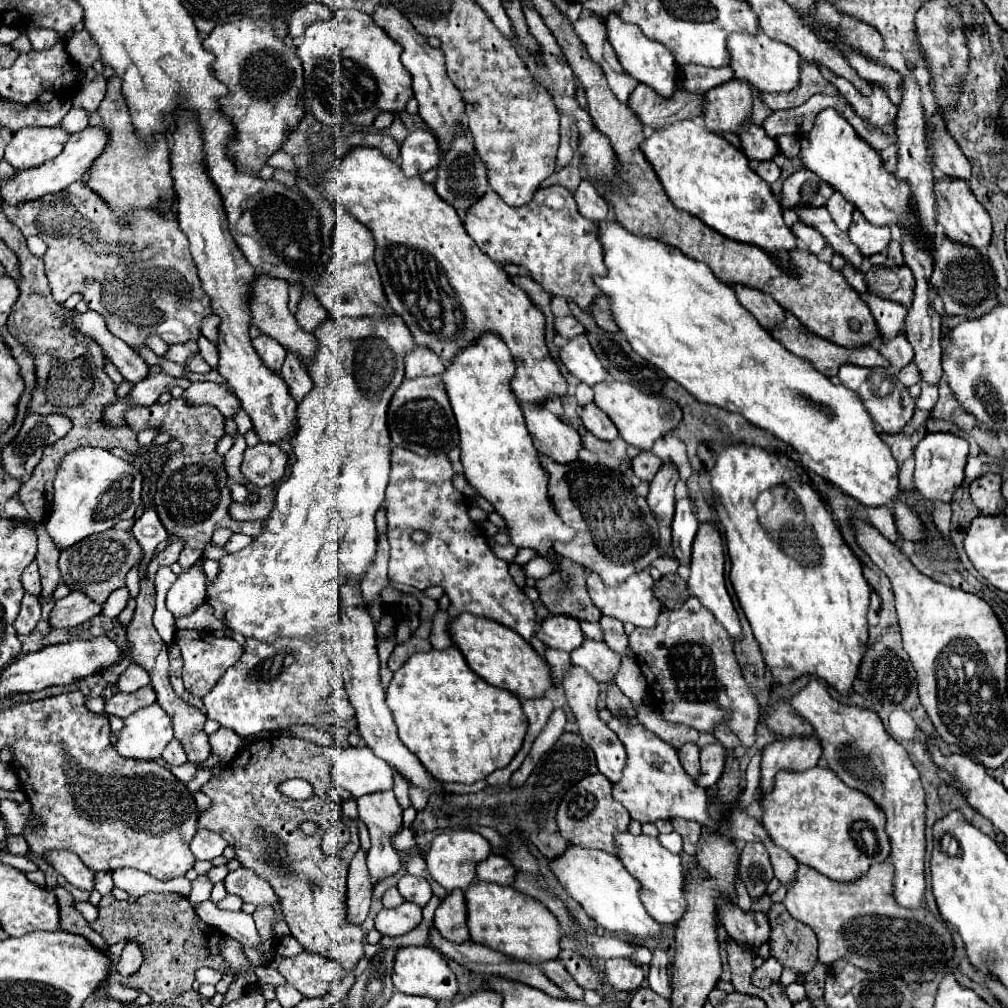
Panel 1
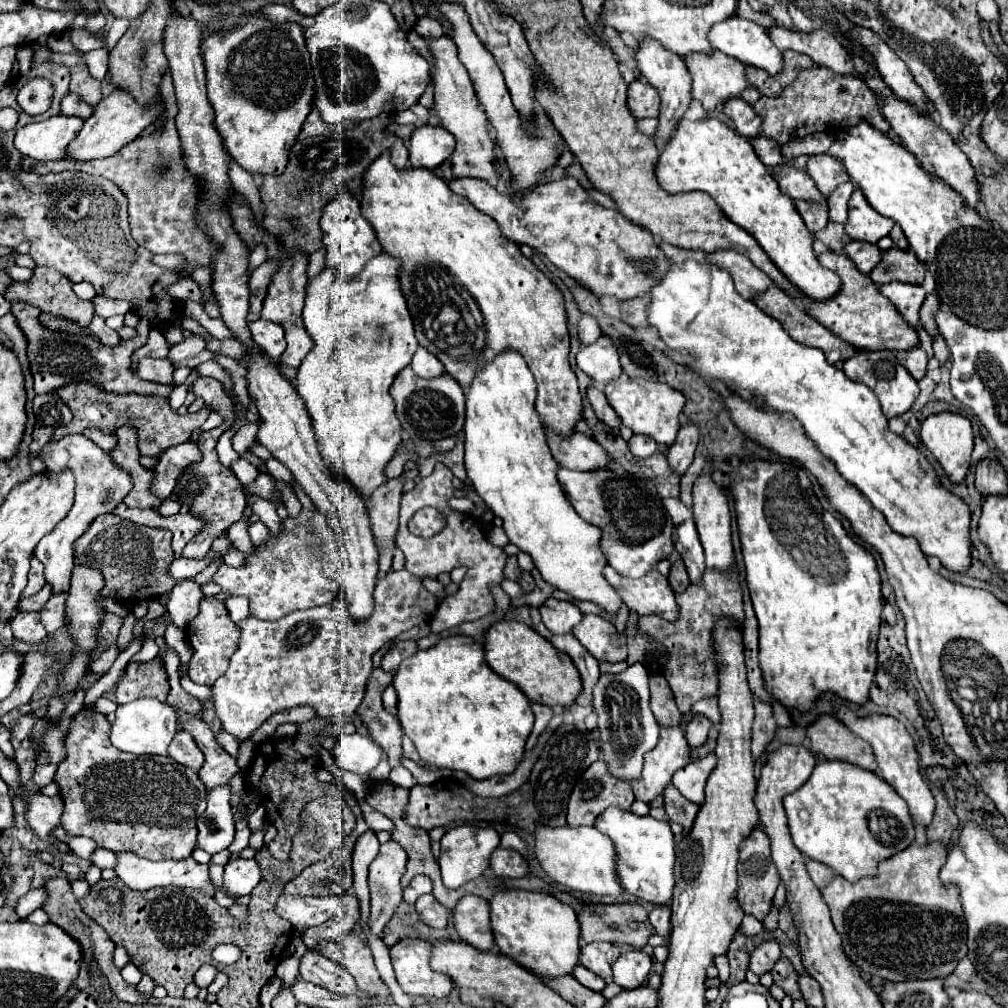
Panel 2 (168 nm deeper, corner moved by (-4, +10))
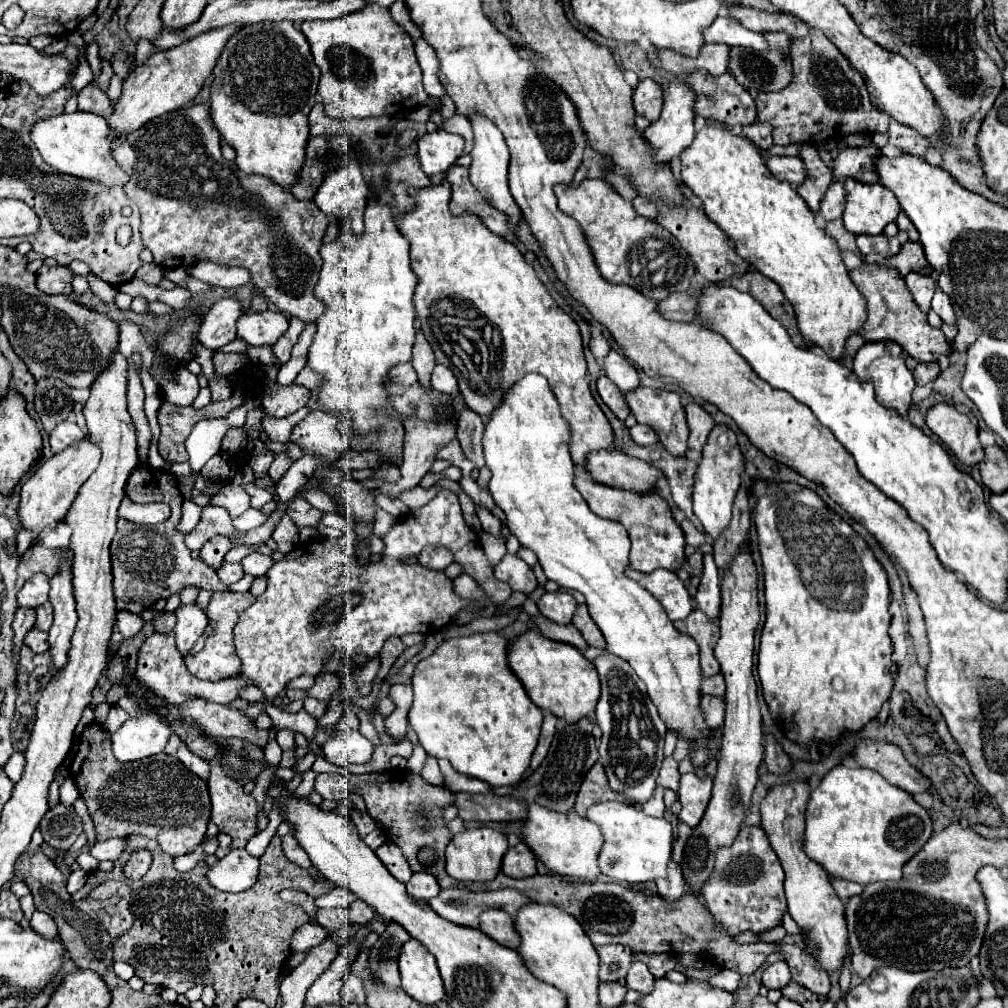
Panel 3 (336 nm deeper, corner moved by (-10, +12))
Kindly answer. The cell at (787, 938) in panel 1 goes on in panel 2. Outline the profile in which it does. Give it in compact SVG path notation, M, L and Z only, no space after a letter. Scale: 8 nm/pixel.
M781 956L781 960L775 964L771 976L773 976L773 982L781 986L791 1000L801 1000L803 994L799 992L799 986L797 986L797 972L793 970L793 966L785 956Z

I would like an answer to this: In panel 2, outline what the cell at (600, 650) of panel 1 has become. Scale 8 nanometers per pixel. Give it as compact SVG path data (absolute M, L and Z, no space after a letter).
M583 614L579 626L573 630L575 638L597 658L607 662L621 662L627 658L623 644L615 644L615 626L599 614Z

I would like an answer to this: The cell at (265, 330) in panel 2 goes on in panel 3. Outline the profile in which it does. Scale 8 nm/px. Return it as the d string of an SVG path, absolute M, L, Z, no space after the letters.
M247 312L237 320L237 336L251 346L273 346L289 328L289 320L281 312Z

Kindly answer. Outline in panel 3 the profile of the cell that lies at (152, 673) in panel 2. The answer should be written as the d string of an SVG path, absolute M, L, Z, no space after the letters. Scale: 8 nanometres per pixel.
M153 634L149 636L143 646L137 652L137 668L135 668L135 678L137 684L141 686L141 696L147 700L165 700L167 704L181 704L187 698L207 698L209 702L219 702L219 704L227 704L237 696L239 688L249 684L247 680L241 680L241 676L237 678L227 678L227 680L219 680L219 682L203 682L197 680L185 666L185 656L177 650L175 646L175 636L163 636L163 634Z

